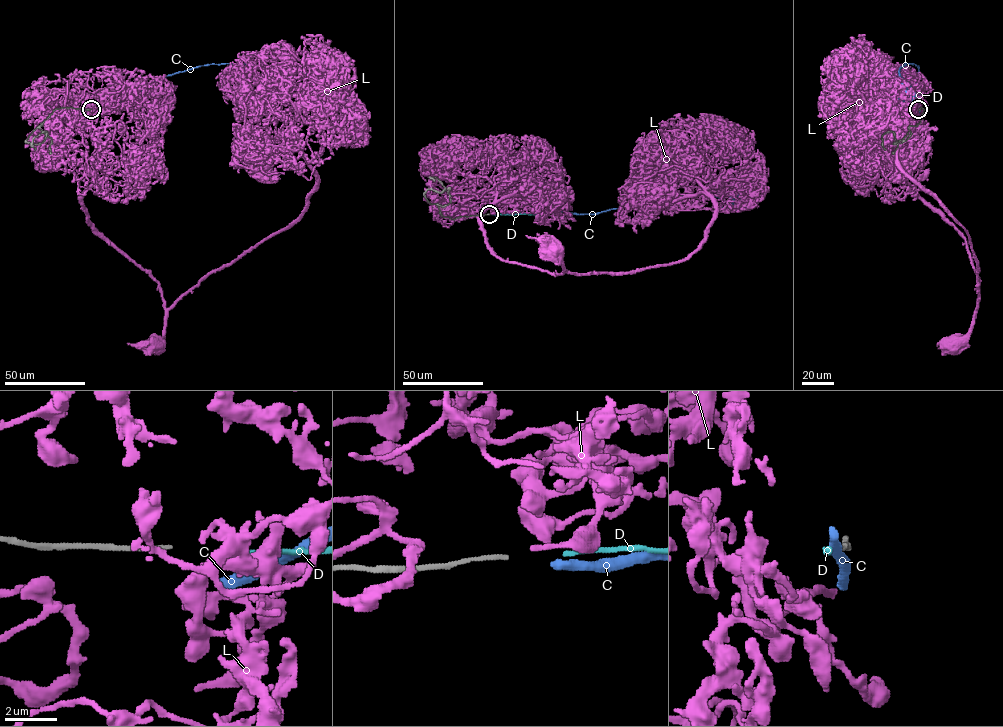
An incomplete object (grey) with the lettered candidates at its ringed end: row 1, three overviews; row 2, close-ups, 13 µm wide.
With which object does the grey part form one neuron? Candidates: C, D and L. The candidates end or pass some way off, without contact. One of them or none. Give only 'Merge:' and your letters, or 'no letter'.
Merge: D

